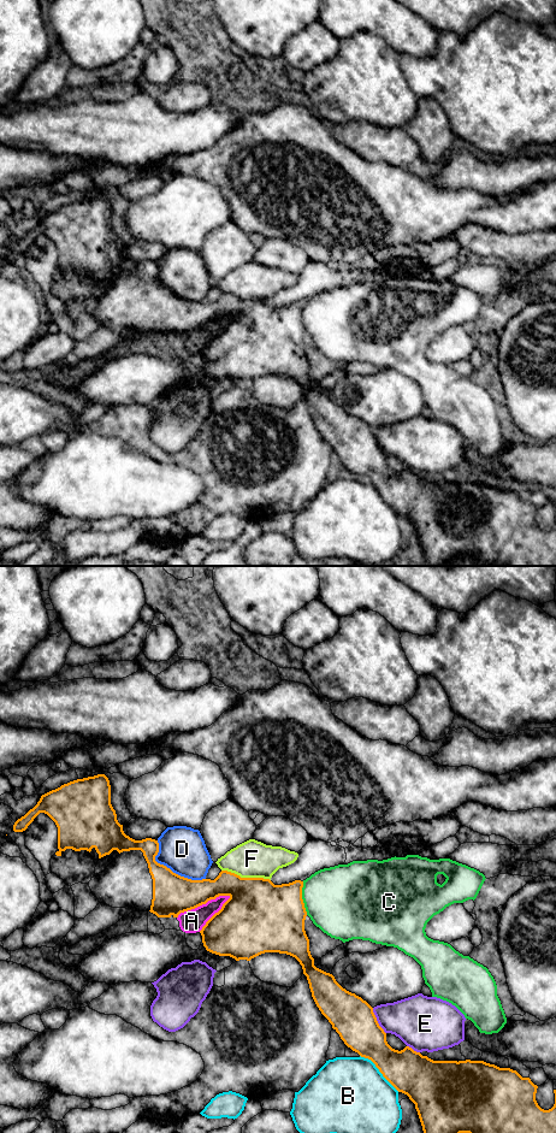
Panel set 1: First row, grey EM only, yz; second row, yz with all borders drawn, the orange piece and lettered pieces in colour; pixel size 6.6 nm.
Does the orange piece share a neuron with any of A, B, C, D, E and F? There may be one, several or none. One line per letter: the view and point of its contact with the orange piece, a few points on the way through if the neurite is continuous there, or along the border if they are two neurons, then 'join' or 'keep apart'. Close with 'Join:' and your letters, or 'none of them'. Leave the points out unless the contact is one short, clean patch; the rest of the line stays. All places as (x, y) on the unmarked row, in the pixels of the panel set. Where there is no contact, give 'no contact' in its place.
A: contact yz (202, 325); keep apart
B: contact yz (379, 493); keep apart
C: contact yz (301, 320); keep apart
D: contact yz (170, 291); keep apart
E: contact yz (377, 443); keep apart
F: contact yz (246, 300); keep apart
Join: none of them

